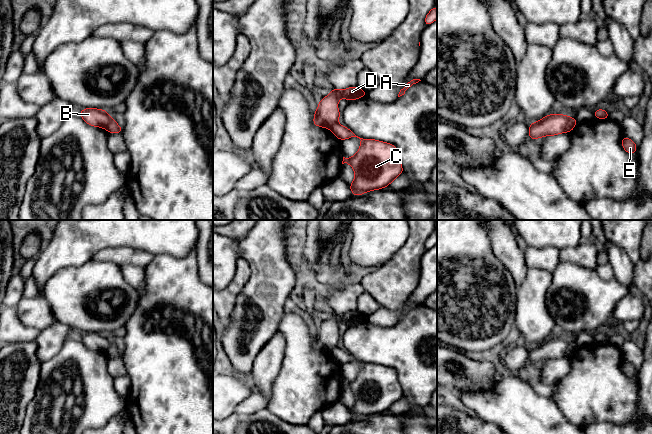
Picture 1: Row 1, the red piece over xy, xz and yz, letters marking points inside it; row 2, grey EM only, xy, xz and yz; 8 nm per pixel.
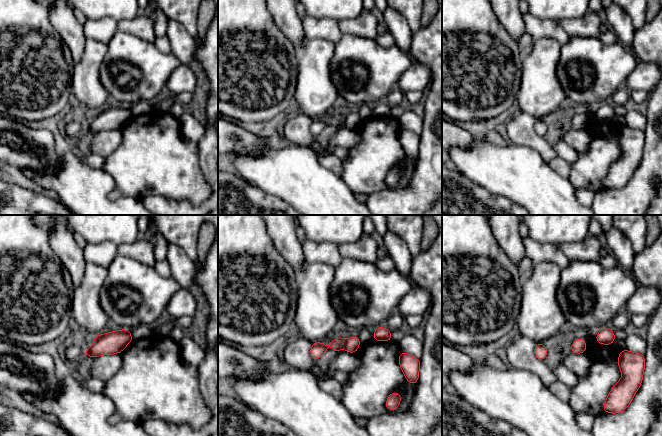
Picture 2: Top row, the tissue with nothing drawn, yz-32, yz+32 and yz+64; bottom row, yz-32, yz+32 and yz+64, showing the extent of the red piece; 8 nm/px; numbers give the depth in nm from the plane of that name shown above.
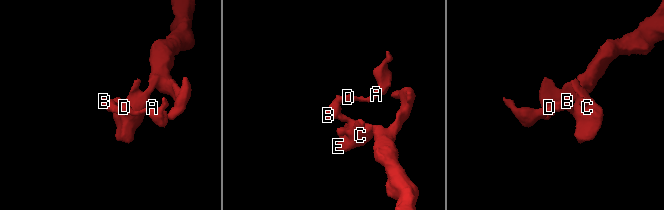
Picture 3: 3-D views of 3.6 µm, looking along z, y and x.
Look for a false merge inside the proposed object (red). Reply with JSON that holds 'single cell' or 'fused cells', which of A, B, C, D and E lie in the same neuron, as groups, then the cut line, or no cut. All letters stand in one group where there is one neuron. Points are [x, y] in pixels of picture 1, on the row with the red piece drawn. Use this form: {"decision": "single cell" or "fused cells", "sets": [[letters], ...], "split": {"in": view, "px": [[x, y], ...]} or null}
{"decision": "fused cells", "sets": [["A", "B", "D"], ["C", "E"]], "split": {"in": "yz", "px": [[570, 118], [565, 131]]}}

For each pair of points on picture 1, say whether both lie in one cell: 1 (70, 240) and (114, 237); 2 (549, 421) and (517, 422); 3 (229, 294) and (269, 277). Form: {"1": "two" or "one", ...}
{"1": "one", "2": "one", "3": "two"}

